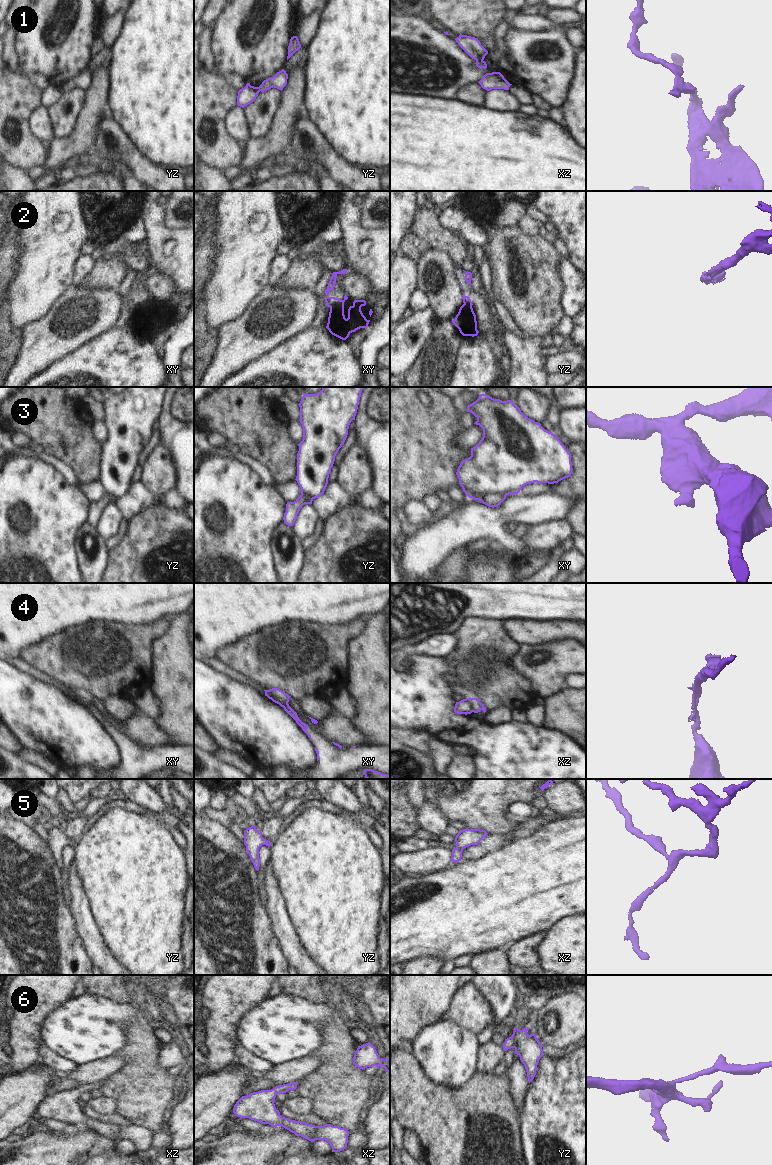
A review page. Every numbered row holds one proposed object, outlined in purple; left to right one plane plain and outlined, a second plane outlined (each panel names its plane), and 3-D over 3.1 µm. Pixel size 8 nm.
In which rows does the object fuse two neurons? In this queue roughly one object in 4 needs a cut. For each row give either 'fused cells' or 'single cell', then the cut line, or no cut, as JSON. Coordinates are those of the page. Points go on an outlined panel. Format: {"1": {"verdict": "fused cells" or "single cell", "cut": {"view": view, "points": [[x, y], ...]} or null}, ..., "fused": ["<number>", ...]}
{"1": {"verdict": "fused cells", "cut": {"view": "xz", "points": [[482, 59], [476, 61]]}}, "2": {"verdict": "fused cells", "cut": {"view": "xy", "points": [[343, 302], [334, 304], [330, 308]]}}, "3": {"verdict": "fused cells", "cut": {"view": "xy", "points": [[506, 495], [484, 494], [479, 499]]}}, "4": {"verdict": "fused cells", "cut": {"view": "xy", "points": [[268, 690], [279, 700], [287, 703]]}}, "5": {"verdict": "single cell", "cut": null}, "6": {"verdict": "single cell", "cut": null}, "fused": ["1", "2", "3", "4"]}

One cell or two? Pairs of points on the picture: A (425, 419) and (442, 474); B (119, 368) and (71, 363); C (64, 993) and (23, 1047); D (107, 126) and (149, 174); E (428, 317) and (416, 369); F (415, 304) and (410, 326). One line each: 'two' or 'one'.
A: one
B: one
C: one
D: one
E: two
F: two

